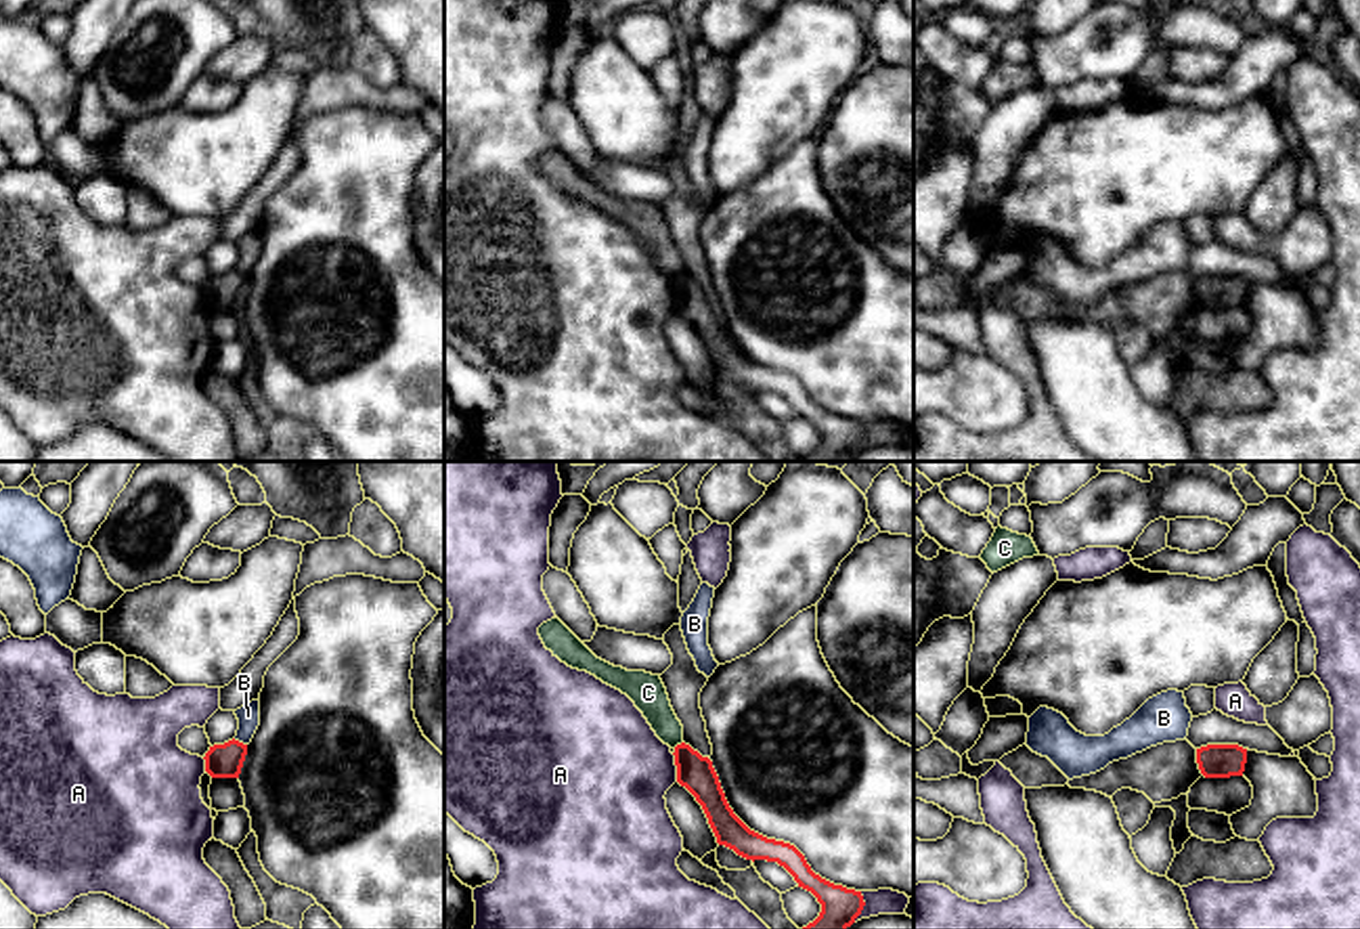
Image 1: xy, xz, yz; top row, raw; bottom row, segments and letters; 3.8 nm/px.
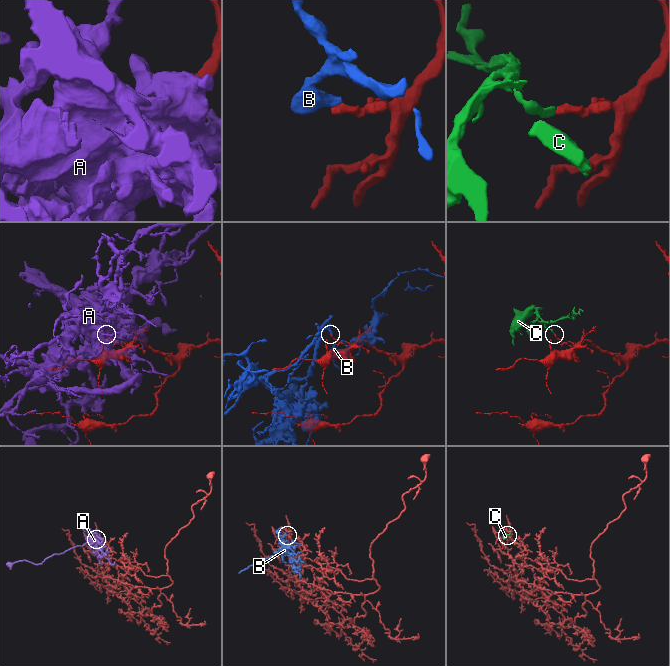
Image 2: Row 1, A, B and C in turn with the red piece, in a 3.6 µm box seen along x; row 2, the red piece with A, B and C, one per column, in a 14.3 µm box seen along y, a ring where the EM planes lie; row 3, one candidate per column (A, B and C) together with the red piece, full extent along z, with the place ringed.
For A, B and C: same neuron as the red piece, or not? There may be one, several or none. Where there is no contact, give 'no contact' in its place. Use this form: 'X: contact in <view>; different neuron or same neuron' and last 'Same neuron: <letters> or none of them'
A: contact in xz; different neuron
B: contact in xy; different neuron
C: contact in xz; different neuron
Same neuron: none of them

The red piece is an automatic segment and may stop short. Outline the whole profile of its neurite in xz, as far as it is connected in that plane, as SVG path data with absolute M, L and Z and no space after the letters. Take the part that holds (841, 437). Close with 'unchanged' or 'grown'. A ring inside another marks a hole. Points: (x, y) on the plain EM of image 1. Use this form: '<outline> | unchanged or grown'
M685 273L677 275L673 285L677 312L702 336L719 375L752 392L777 392L794 407L798 417L817 428L821 442L800 461L847 461L855 453L865 436L861 422L834 415L815 405L794 375L750 361L729 338L708 287L702 287Z | unchanged

